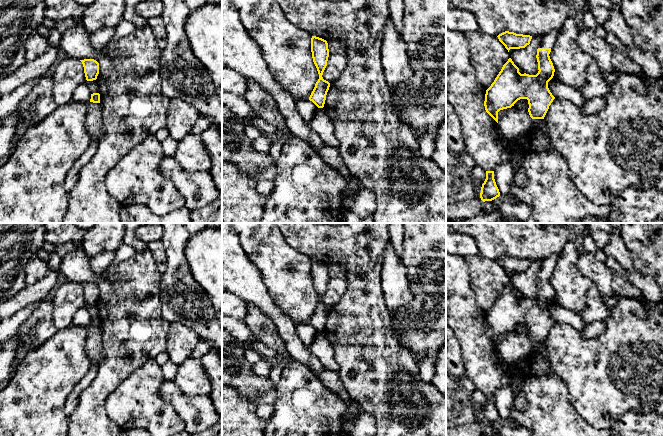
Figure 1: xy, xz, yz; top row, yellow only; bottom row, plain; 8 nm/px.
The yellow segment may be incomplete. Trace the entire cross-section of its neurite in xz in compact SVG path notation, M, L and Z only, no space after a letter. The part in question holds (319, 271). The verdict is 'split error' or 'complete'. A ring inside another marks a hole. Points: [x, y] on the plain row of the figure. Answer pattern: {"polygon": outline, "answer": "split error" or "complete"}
{"polygon": "M312 260L311 276L313 286L319 298L319 303L309 321L309 324L317 330L317 334L310 346L310 350L314 356L319 358L325 370L338 373L338 365L335 362L333 347L324 333L326 319L330 311L330 307L322 301L329 281L327 265Z", "answer": "split error"}

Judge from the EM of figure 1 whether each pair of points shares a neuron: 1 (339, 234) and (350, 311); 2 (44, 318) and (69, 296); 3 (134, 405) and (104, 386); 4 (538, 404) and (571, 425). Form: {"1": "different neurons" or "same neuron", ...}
{"1": "same neuron", "2": "different neurons", "3": "different neurons", "4": "same neuron"}

